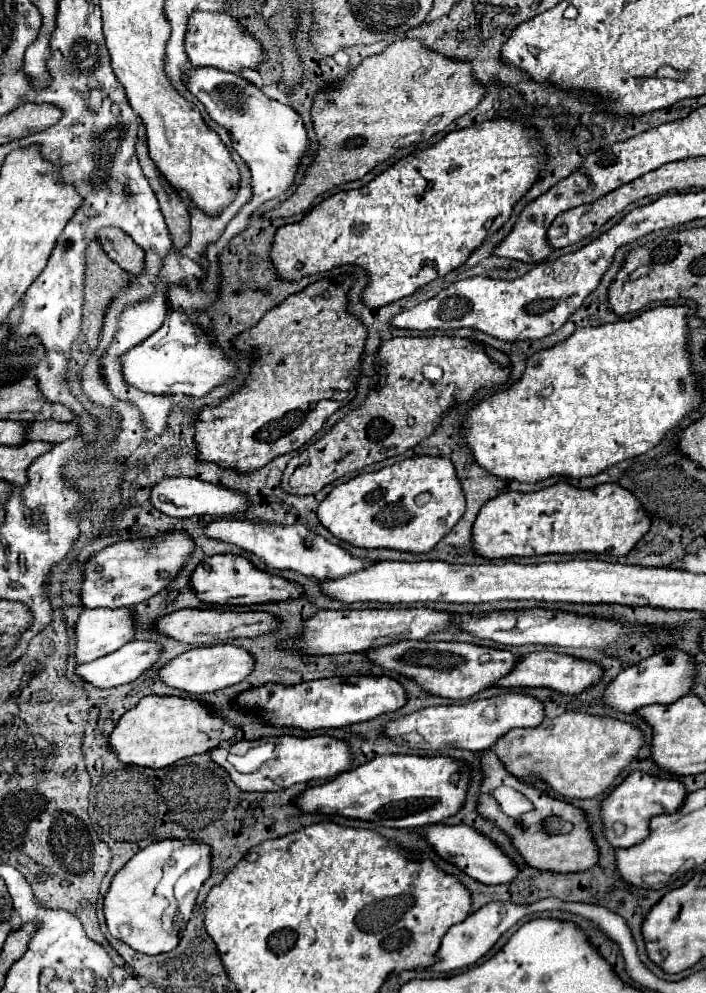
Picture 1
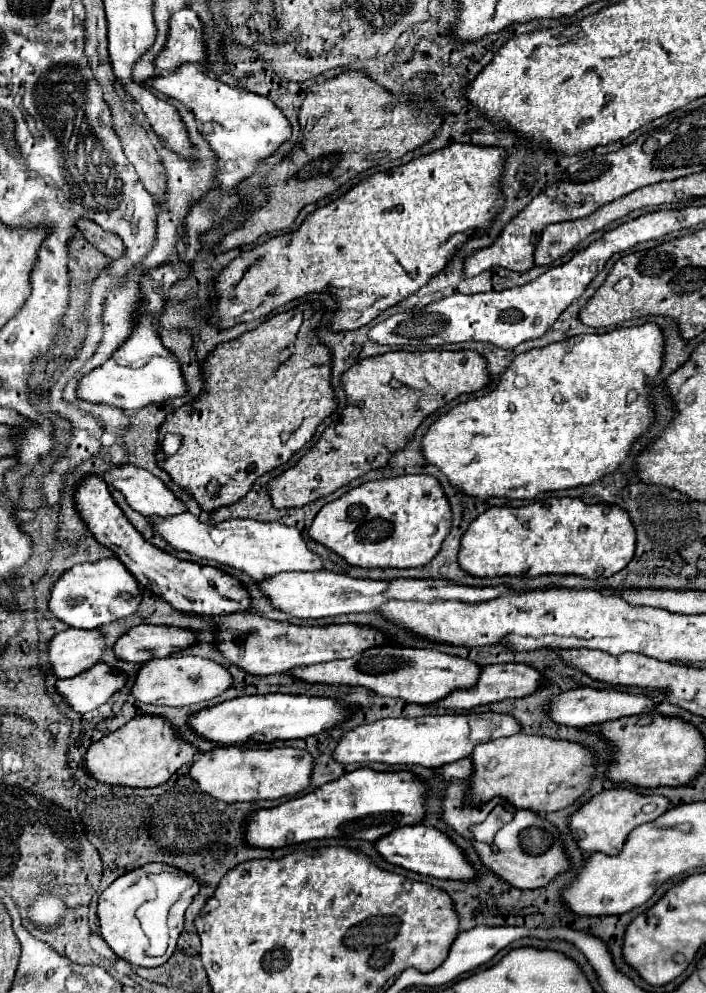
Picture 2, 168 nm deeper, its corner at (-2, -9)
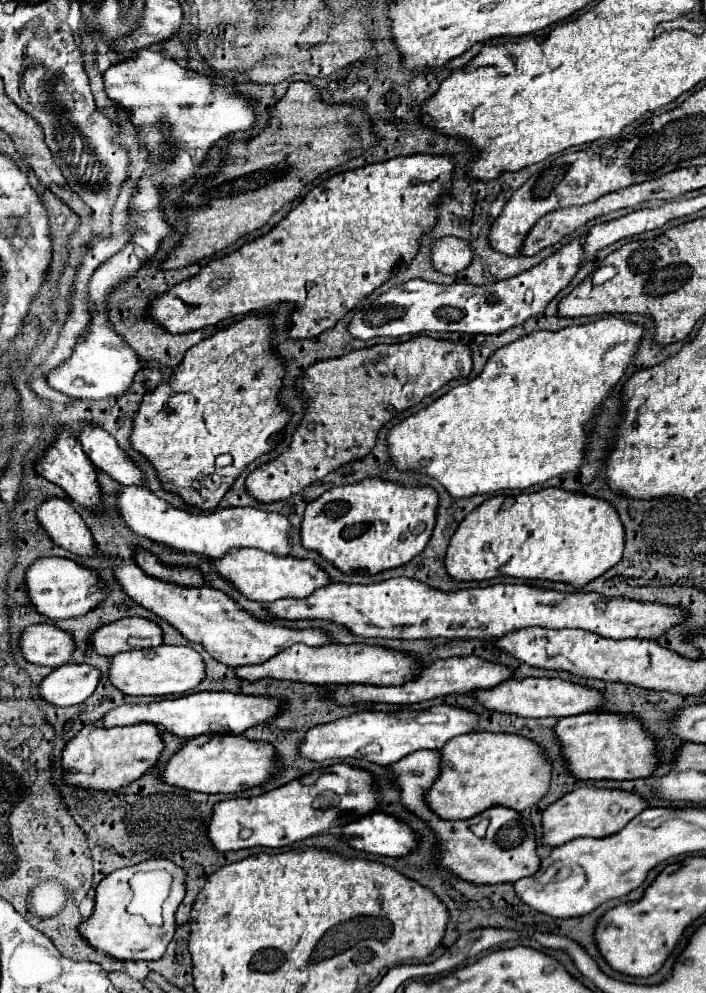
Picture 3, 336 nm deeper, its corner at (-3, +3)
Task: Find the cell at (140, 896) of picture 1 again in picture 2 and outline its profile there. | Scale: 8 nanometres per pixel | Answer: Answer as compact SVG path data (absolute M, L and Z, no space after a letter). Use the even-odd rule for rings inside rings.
M150 863L150 865L144 865L144 867L138 867L138 869L134 869L134 871L128 871L128 873L124 873L124 875L120 875L102 895L100 895L100 899L98 899L98 921L100 921L100 935L104 937L104 941L110 945L110 949L120 957L120 959L124 959L124 961L128 961L130 965L138 965L138 967L158 967L158 965L164 965L168 959L170 959L170 955L174 953L174 949L176 949L176 939L178 939L178 935L180 935L180 931L182 931L182 927L184 927L184 907L180 909L176 909L176 913L172 913L172 915L168 915L168 923L172 923L172 925L176 925L176 927L172 927L172 939L170 939L170 945L168 945L168 951L164 953L164 955L160 955L160 957L152 957L152 955L148 955L148 947L150 947L150 943L148 943L148 937L144 935L144 931L142 931L142 927L140 927L140 921L138 921L138 917L136 917L136 905L134 905L134 909L130 907L130 889L138 889L138 887L142 887L142 881L148 881L148 873L150 871L160 871L162 867L160 867L160 863Z

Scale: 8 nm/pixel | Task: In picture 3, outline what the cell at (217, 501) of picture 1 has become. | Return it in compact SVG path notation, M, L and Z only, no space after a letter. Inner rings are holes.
M85 425L77 439L97 469L103 469L121 485L143 485L143 473L123 453L123 449L117 447L117 441L107 431L97 425Z

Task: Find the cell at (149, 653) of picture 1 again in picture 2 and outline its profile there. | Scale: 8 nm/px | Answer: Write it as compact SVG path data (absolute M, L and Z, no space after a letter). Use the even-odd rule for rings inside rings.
M96 663L88 671L58 681L58 691L66 697L74 711L86 713L104 705L116 691L120 691L128 681L128 675L114 671L106 663Z

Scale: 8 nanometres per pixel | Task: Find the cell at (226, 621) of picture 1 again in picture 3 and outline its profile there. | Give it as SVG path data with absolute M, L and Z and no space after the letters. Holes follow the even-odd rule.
M127 617L101 625L91 633L91 647L105 657L113 657L131 649L159 647L163 641L157 623L141 617Z

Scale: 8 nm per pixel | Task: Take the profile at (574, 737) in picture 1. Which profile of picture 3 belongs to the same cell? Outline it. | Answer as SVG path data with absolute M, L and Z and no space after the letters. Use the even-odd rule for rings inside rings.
M465 733L451 739L439 753L441 771L425 793L425 803L441 819L471 819L497 805L521 813L549 791L551 761L543 755L539 745L519 735Z

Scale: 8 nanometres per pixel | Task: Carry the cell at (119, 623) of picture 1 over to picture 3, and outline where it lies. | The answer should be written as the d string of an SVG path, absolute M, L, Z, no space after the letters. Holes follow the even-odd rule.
M31 625L21 633L19 647L29 663L61 667L73 655L73 637L55 625Z

